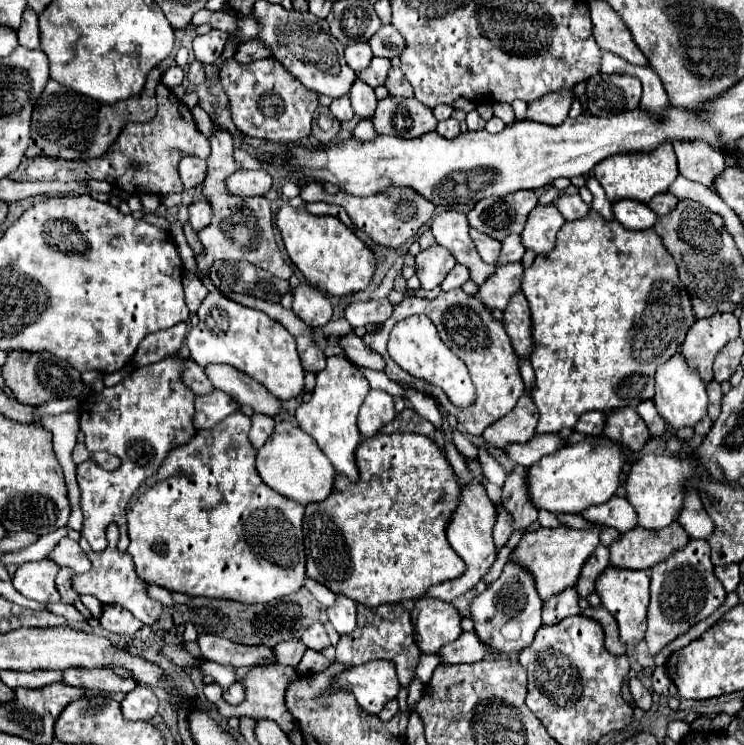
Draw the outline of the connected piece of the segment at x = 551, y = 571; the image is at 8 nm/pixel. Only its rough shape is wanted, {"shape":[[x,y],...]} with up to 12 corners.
{"shape":[[541,527],[511,563],[533,575],[539,597],[575,585],[599,531]]}

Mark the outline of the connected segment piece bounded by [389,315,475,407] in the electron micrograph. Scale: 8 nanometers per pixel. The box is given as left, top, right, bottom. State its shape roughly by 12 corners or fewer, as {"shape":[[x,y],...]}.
{"shape":[[425,315],[397,323],[389,355],[443,387],[457,407],[475,399],[467,367]]}

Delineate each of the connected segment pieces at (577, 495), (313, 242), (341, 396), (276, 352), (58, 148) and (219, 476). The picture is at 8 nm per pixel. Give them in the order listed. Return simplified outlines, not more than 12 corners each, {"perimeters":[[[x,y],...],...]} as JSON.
{"perimeters":[[[567,445],[527,469],[535,509],[581,513],[621,485],[621,447]],[[281,205],[277,227],[313,287],[369,285],[375,257],[337,217]],[[327,357],[295,415],[335,471],[359,479],[357,413],[369,389]],[[209,293],[187,333],[195,363],[233,365],[281,401],[303,391],[295,337]],[[153,69],[115,105],[49,81],[27,157],[93,159],[129,121],[157,113]],[[251,419],[175,447],[127,507],[137,575],[269,603],[305,581],[303,505]]]}

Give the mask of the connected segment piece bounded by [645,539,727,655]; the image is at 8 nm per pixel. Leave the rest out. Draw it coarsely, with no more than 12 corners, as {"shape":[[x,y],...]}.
{"shape":[[705,539],[651,567],[655,655],[709,617],[725,589]]}

